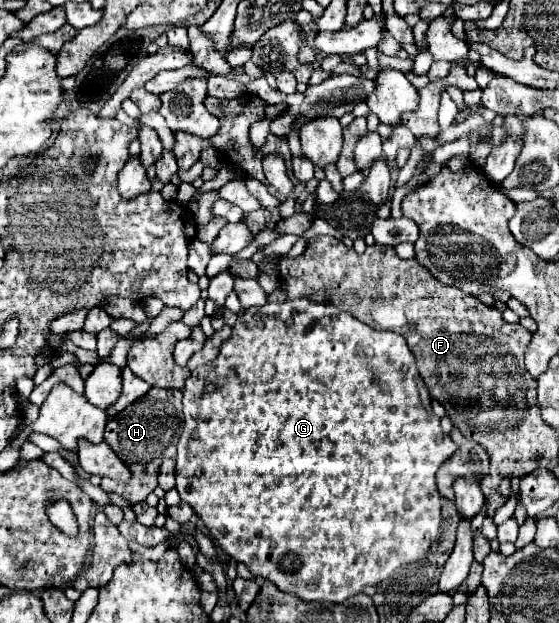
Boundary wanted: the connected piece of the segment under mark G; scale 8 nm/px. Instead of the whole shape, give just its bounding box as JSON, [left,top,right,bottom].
[176,300,458,604]

